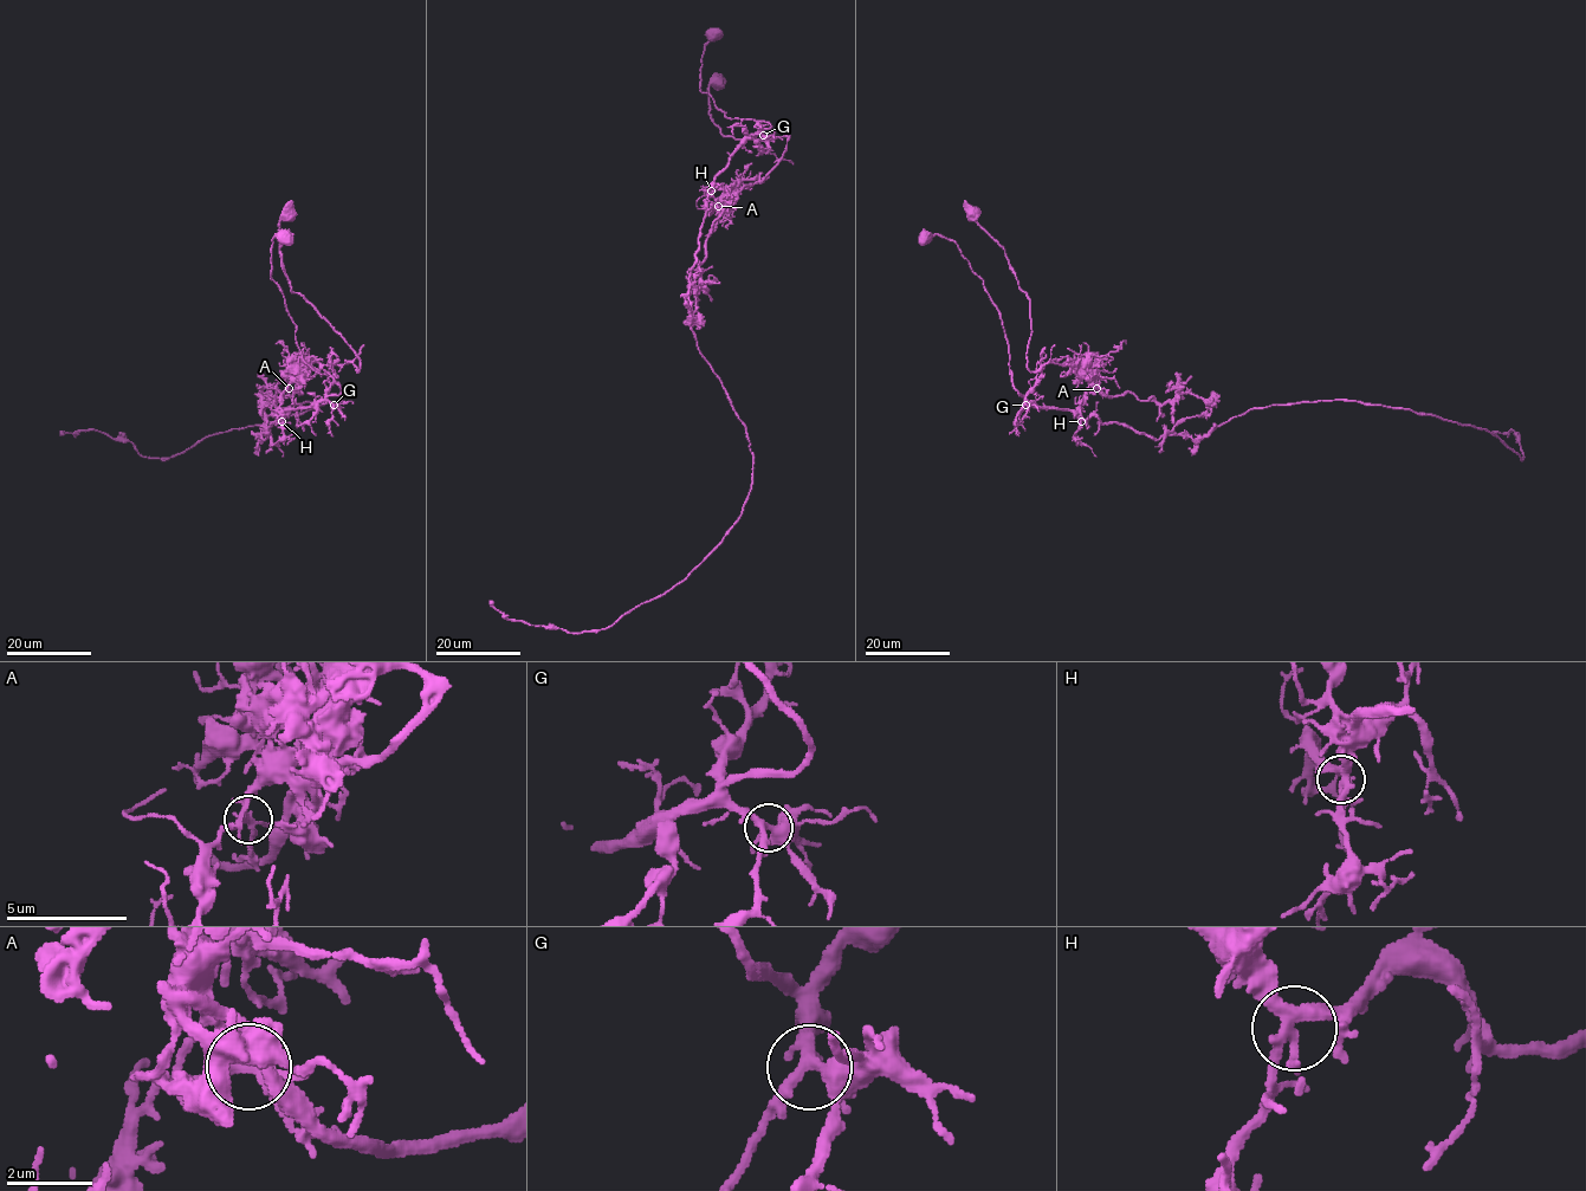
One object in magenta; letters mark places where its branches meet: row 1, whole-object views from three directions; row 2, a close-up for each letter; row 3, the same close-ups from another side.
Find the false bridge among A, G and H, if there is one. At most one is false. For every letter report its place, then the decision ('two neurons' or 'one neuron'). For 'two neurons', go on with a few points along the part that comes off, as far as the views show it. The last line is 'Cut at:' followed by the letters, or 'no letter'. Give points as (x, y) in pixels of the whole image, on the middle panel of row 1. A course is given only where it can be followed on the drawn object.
A: place (718, 206); two neurons; course (718, 206), (711, 187), (688, 303), (752, 455), (740, 518), (685, 578), (600, 630), (507, 619), (490, 601)
G: place (763, 135); one neuron
H: place (711, 191); one neuron
Cut at: A

